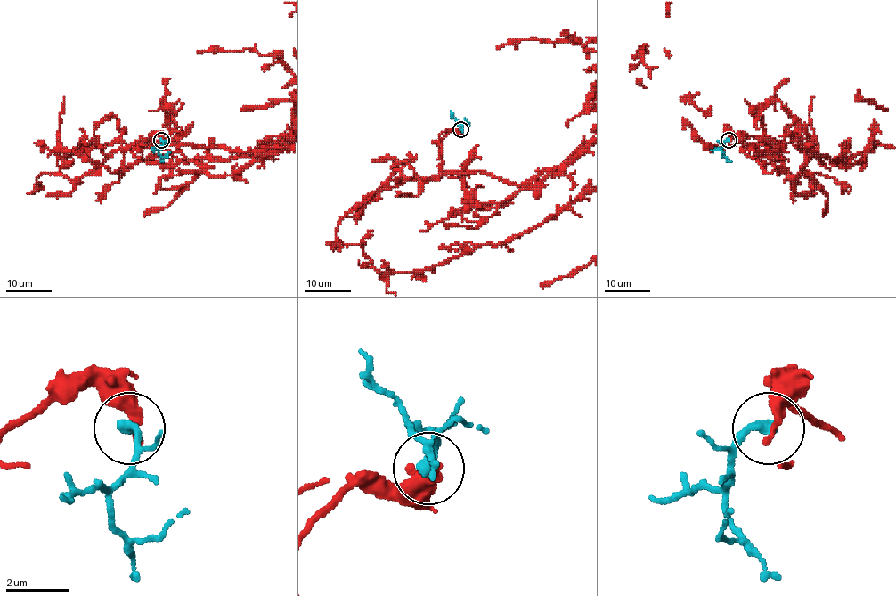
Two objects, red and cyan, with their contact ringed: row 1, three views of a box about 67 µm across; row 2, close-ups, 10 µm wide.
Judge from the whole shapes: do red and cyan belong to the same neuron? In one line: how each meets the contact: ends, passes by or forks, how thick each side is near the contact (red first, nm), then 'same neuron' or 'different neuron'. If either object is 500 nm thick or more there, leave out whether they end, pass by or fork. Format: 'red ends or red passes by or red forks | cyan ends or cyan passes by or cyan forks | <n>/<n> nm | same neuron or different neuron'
red ends | cyan ends | 360/360 nm | different neuron

